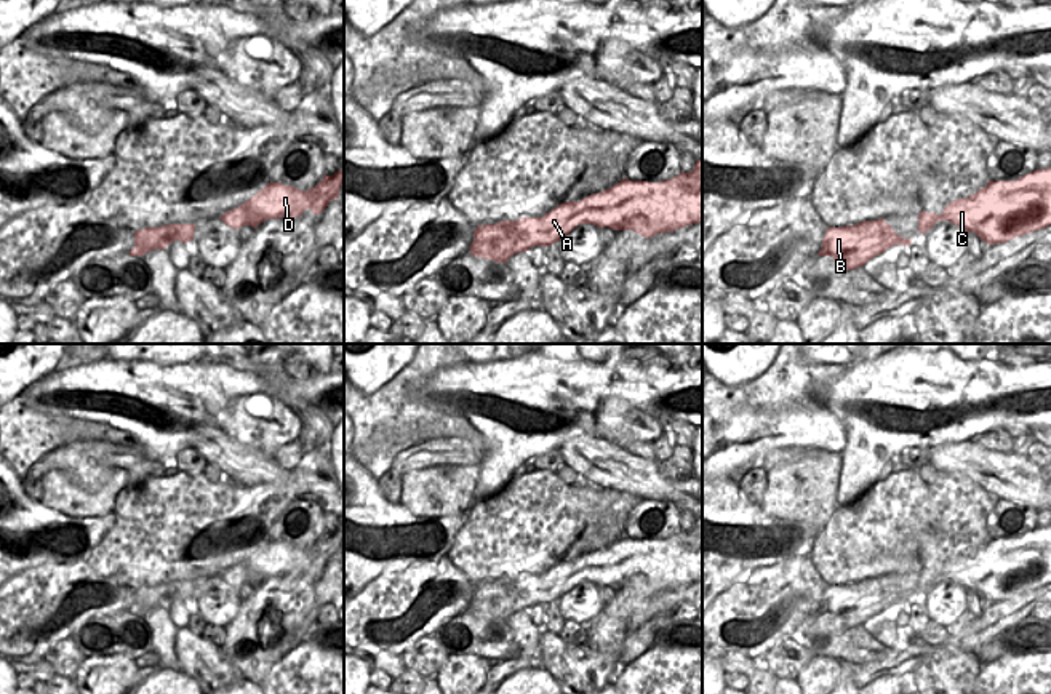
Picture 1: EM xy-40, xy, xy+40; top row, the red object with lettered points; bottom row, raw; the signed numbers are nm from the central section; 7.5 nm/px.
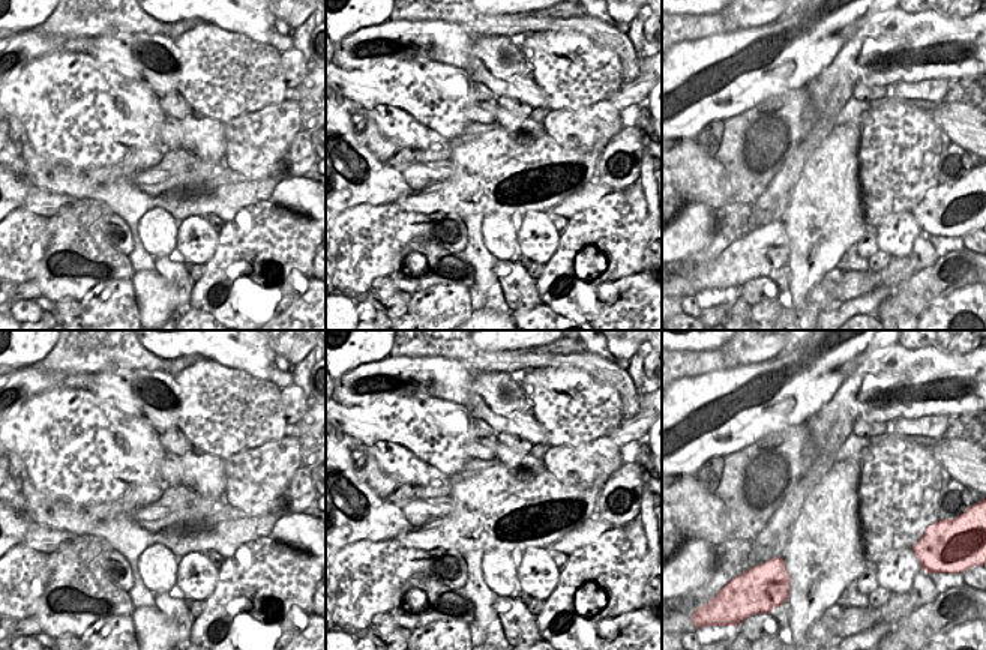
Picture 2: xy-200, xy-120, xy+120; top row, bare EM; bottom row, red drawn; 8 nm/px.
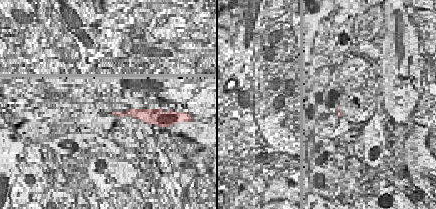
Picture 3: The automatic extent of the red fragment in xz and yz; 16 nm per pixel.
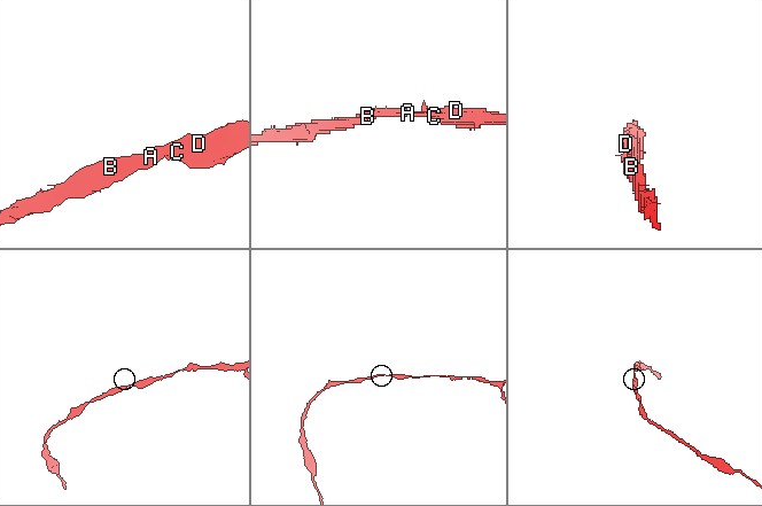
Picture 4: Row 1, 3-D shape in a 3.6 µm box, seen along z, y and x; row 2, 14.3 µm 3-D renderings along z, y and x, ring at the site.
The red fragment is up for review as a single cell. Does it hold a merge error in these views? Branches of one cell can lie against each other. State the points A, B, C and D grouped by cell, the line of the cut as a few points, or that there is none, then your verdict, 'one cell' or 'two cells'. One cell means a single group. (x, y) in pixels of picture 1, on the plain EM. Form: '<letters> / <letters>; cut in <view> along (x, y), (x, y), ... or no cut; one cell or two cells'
A B C D; no cut; one cell

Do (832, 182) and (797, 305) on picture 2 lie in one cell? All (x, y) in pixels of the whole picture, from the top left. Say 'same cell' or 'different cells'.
same cell

